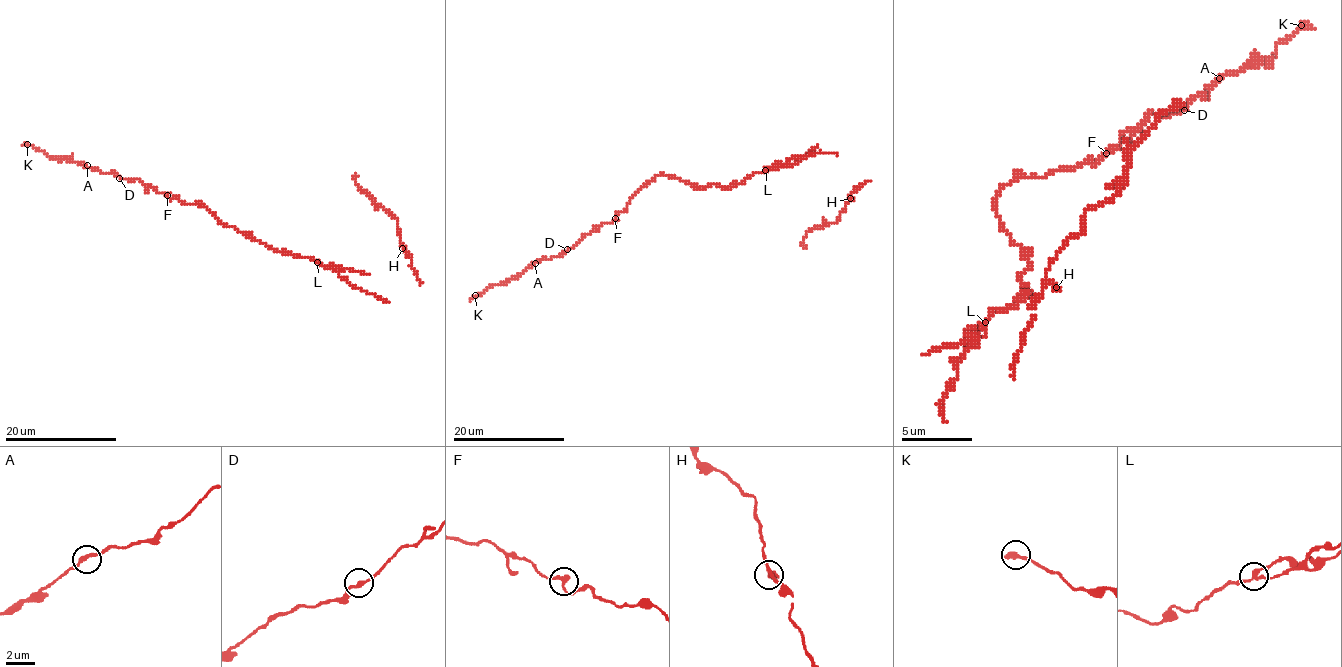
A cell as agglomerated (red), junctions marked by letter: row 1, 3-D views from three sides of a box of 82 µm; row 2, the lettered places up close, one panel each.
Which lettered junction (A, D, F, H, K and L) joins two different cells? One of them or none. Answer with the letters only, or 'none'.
L

